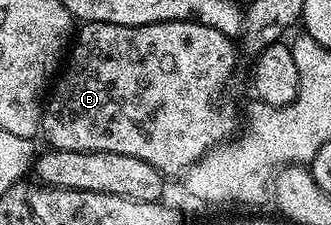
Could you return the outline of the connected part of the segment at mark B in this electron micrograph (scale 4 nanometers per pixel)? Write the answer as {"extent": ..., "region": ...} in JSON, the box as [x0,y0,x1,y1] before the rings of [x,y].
{"extent":[39,21,238,175],"region":[[[97,21],[81,24],[78,29],[78,36],[63,62],[62,72],[55,78],[54,84],[47,94],[39,132],[42,137],[49,141],[47,144],[54,149],[61,149],[62,151],[106,151],[114,155],[134,155],[134,159],[142,159],[146,163],[150,163],[150,167],[154,167],[162,175],[169,175],[168,173],[180,175],[184,169],[190,167],[216,145],[228,141],[237,132],[236,105],[232,102],[233,94],[230,91],[222,91],[222,87],[230,87],[224,82],[224,77],[230,75],[228,71],[238,69],[236,53],[238,55],[238,49],[233,38],[222,35],[222,31],[218,31],[214,27],[206,27],[193,21],[159,21],[153,25],[115,25],[114,23],[98,23]]]}

